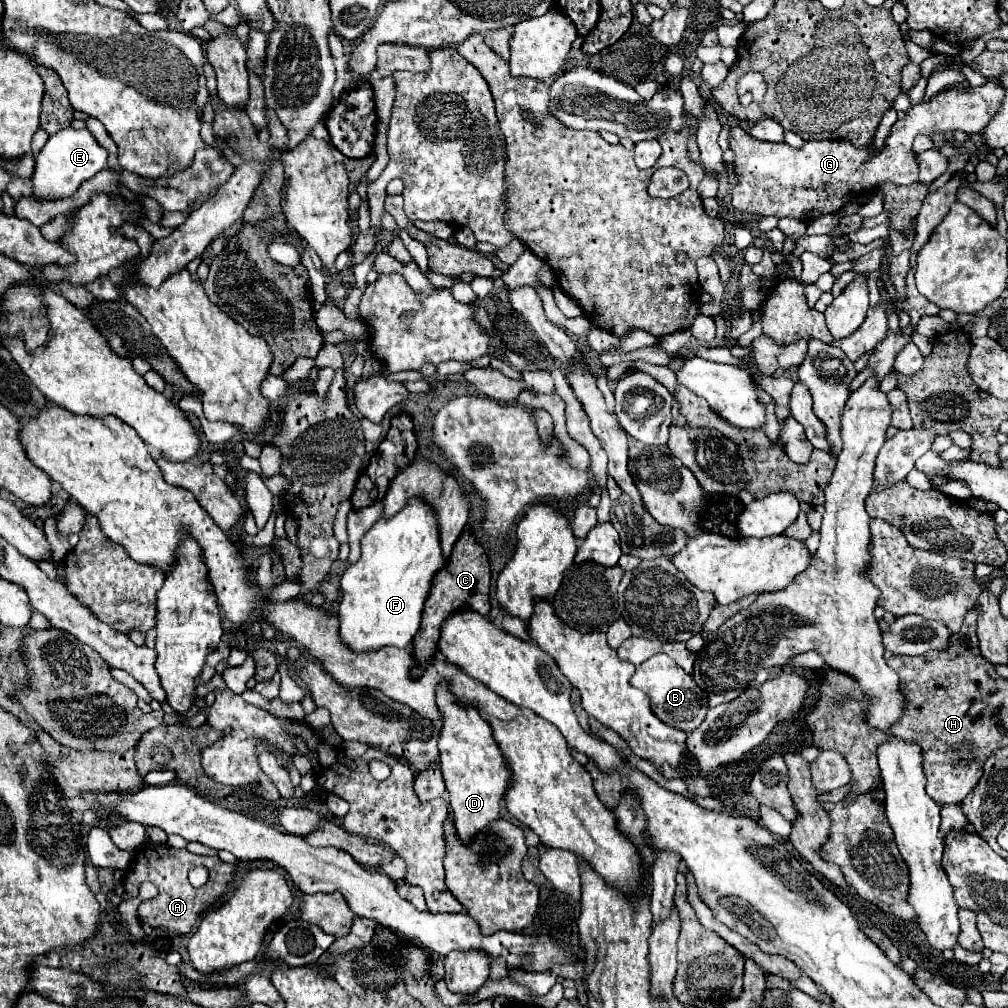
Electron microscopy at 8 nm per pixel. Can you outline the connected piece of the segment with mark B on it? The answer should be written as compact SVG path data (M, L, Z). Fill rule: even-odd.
M655 654L649 660L645 660L641 666L637 666L637 672L633 674L631 684L649 696L651 710L661 722L665 722L673 728L679 728L685 734L693 732L705 720L705 714L709 710L707 694L695 684L691 674L687 674L683 668L679 668L669 656Z

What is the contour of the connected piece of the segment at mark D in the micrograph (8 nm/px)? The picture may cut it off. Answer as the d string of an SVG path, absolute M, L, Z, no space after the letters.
M443 682L437 686L437 706L443 714L443 728L439 736L439 766L449 792L449 804L455 814L455 828L463 844L471 844L475 834L485 830L499 818L501 800L511 788L511 770L505 764L505 756L499 750L491 726L481 720L475 708L465 708L455 700Z

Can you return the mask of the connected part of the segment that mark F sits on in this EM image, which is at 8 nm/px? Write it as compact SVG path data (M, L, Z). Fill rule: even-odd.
M413 498L391 518L381 518L361 540L361 558L341 576L341 638L355 652L383 646L405 648L415 632L431 582L447 566L441 550L437 514L425 500Z

